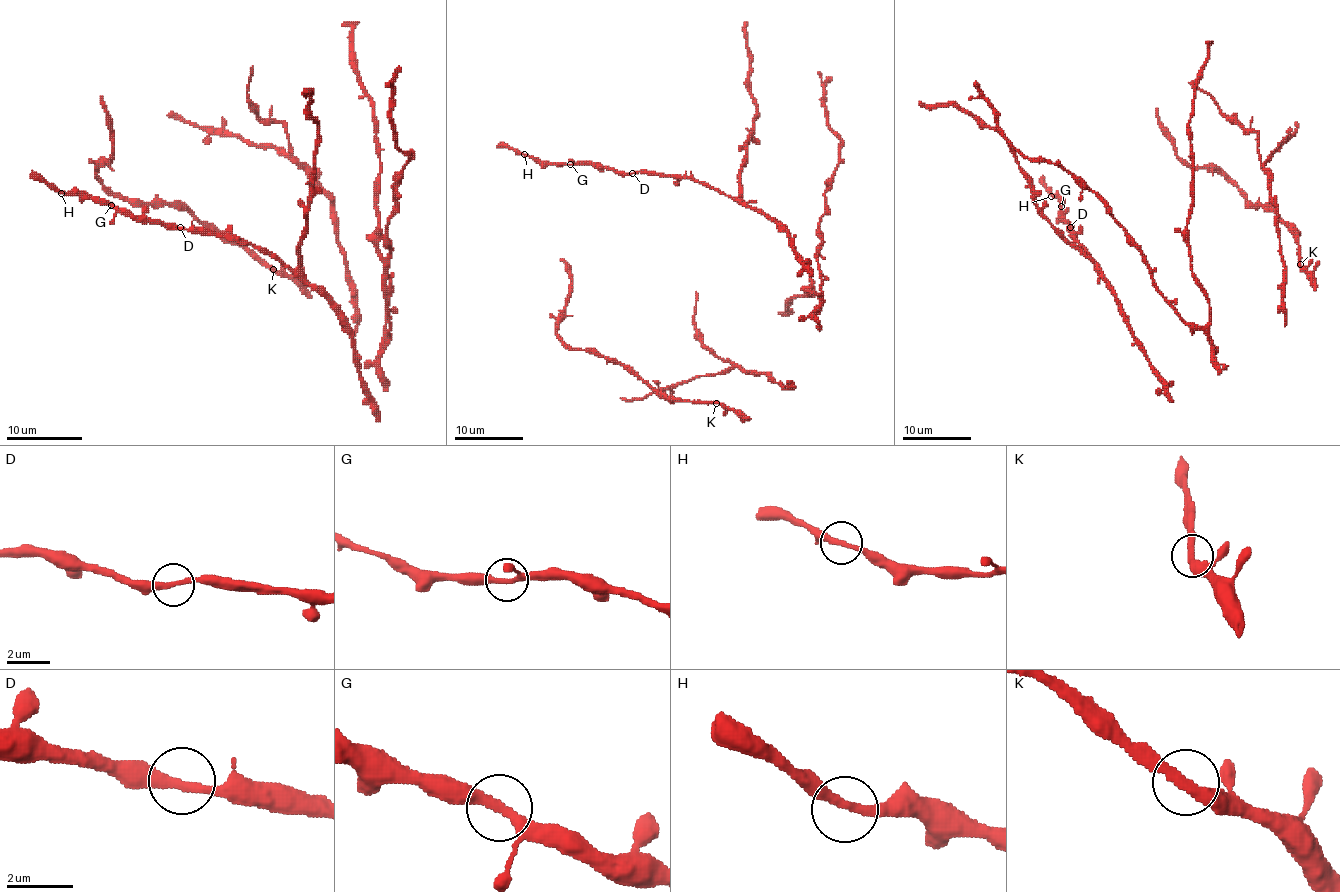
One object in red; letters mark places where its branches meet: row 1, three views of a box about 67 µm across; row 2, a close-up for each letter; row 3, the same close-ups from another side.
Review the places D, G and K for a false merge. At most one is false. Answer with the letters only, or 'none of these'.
none of these

